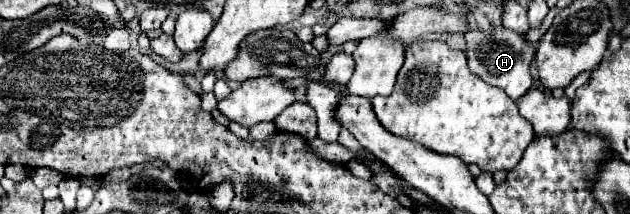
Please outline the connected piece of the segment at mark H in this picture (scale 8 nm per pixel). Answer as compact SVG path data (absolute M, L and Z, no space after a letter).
M491 26L489 34L485 34L479 28L469 30L469 34L465 34L465 40L467 40L465 56L469 62L469 70L477 74L483 82L505 90L511 100L519 100L533 86L529 66L531 66L535 48L531 42L527 42L523 34L513 34L513 30L505 26Z

